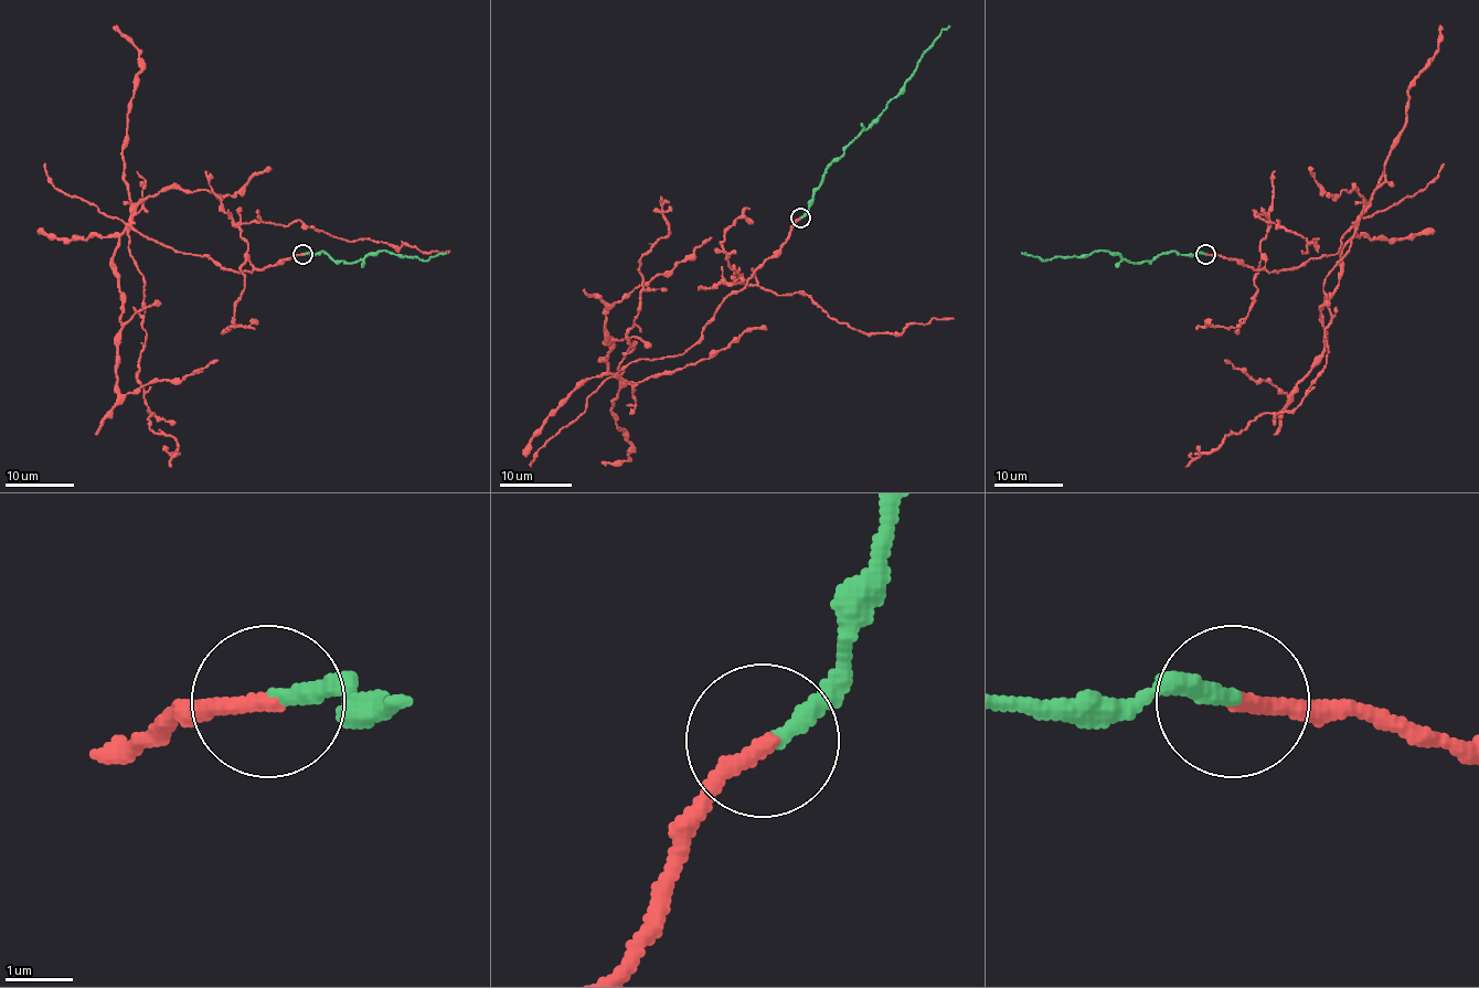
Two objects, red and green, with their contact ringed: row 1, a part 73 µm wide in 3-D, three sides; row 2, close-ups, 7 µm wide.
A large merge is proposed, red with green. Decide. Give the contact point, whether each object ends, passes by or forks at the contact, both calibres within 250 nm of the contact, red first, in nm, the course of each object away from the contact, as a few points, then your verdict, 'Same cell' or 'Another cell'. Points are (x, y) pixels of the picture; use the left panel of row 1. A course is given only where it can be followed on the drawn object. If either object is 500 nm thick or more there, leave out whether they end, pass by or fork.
Place: (302, 254). At the ring red ends. At the ring green ends. Thickness 260 nm (red) against 240 nm. Course of red: (302, 254), (251, 273), (224, 269), (129, 230), (142, 278), (138, 382), (150, 428), (176, 441), (170, 467). Course of green: (302, 254), (323, 252), (337, 261), (358, 262), (382, 250), (424, 261), (446, 252). Another cell

